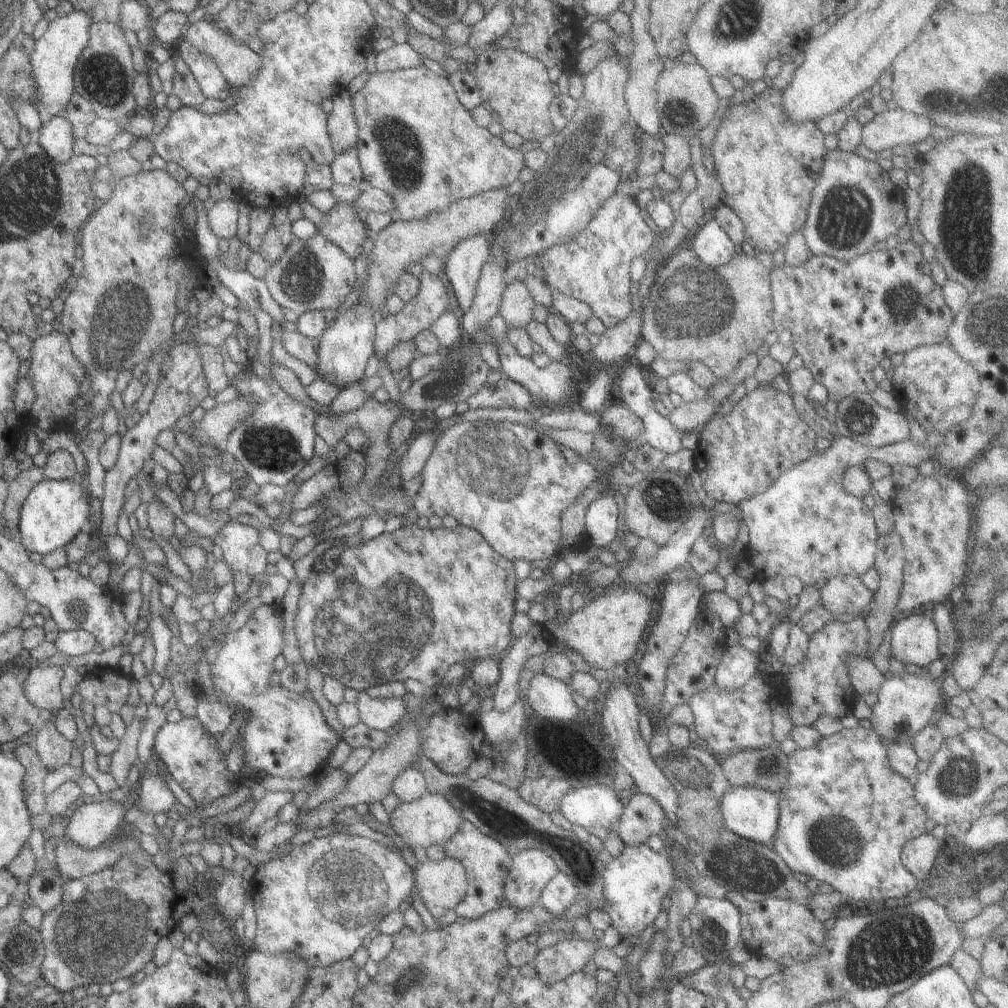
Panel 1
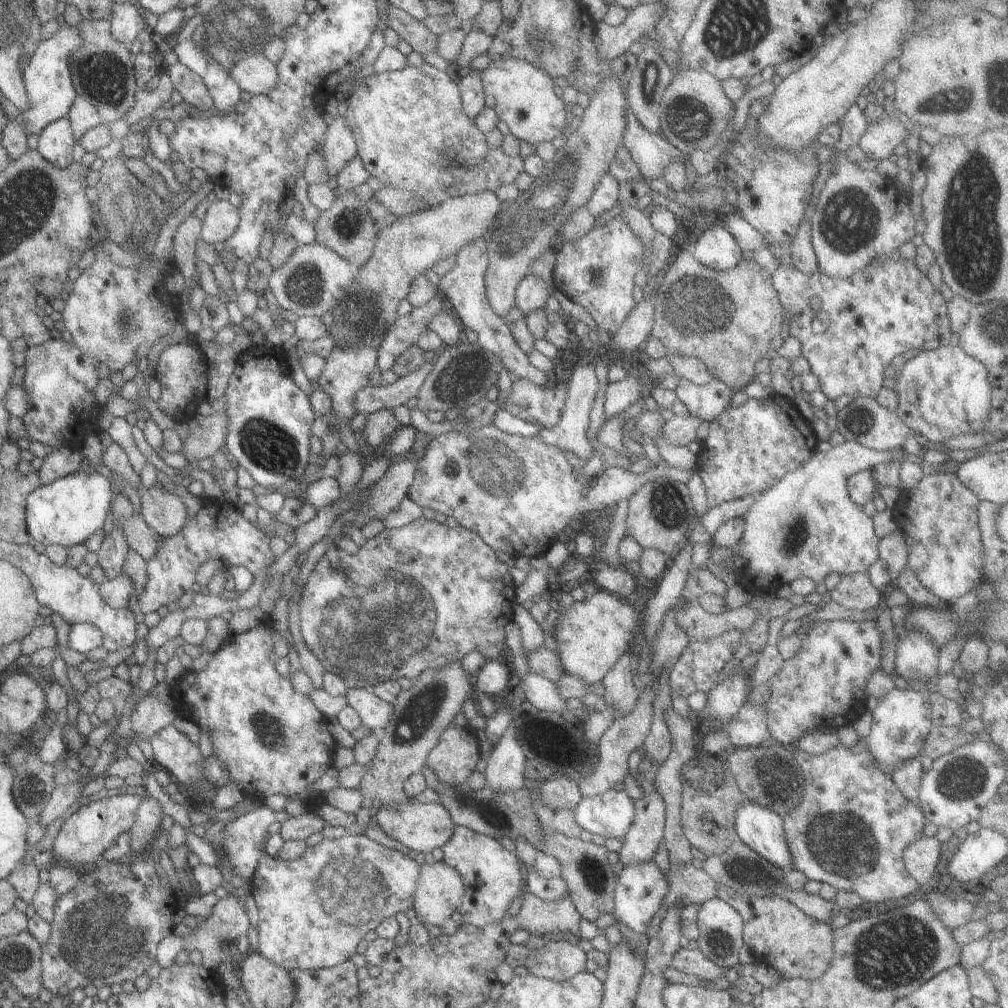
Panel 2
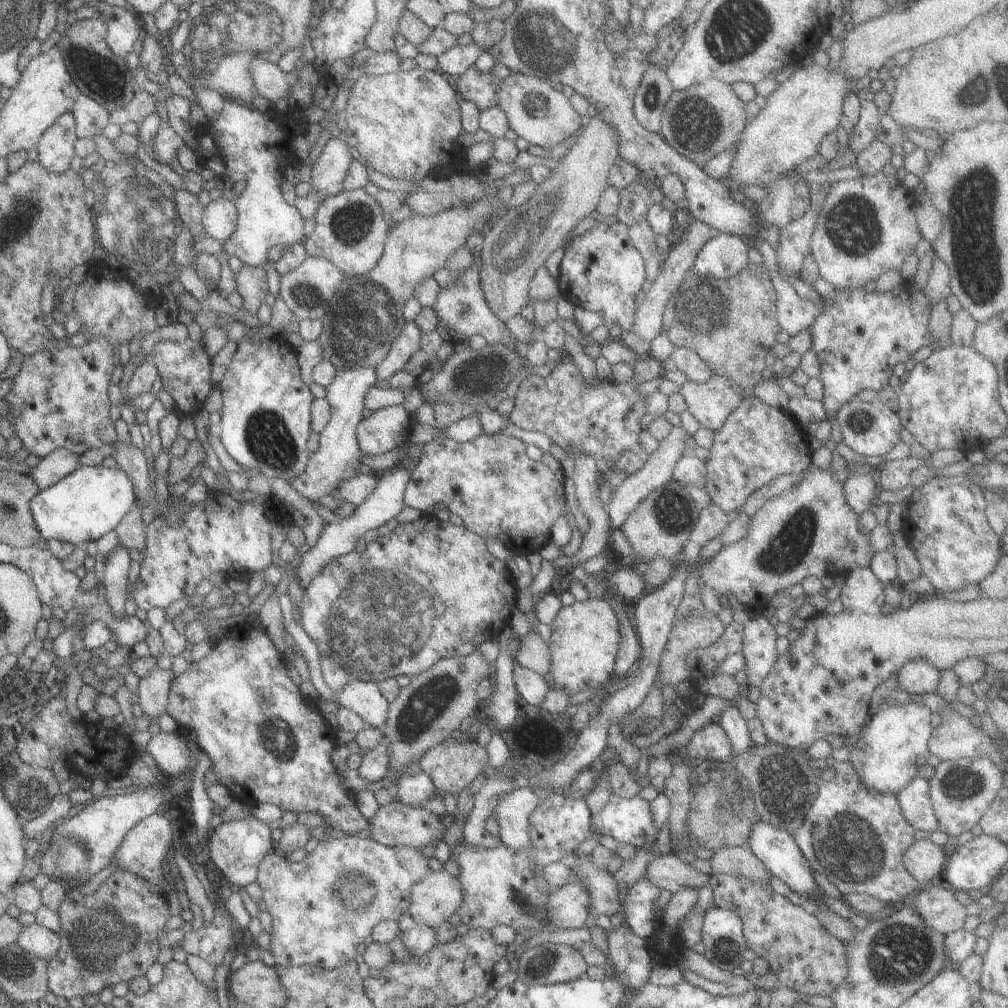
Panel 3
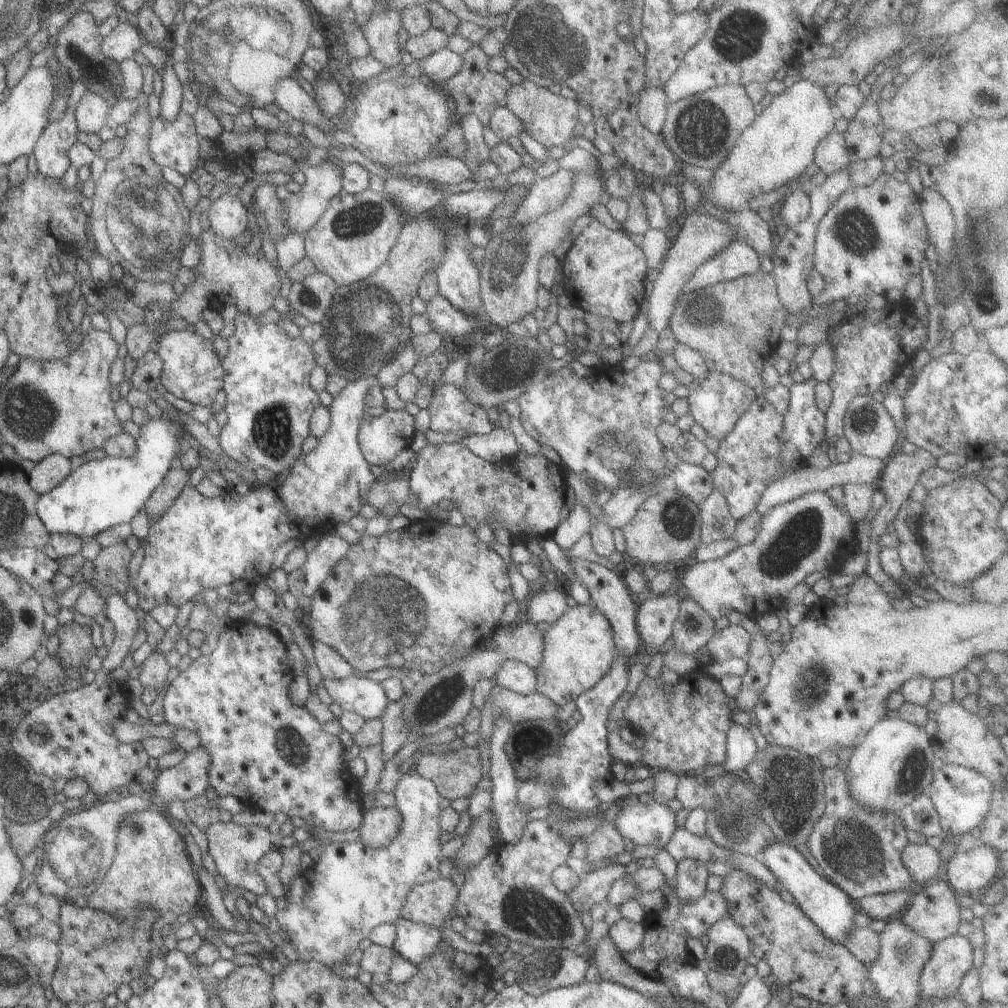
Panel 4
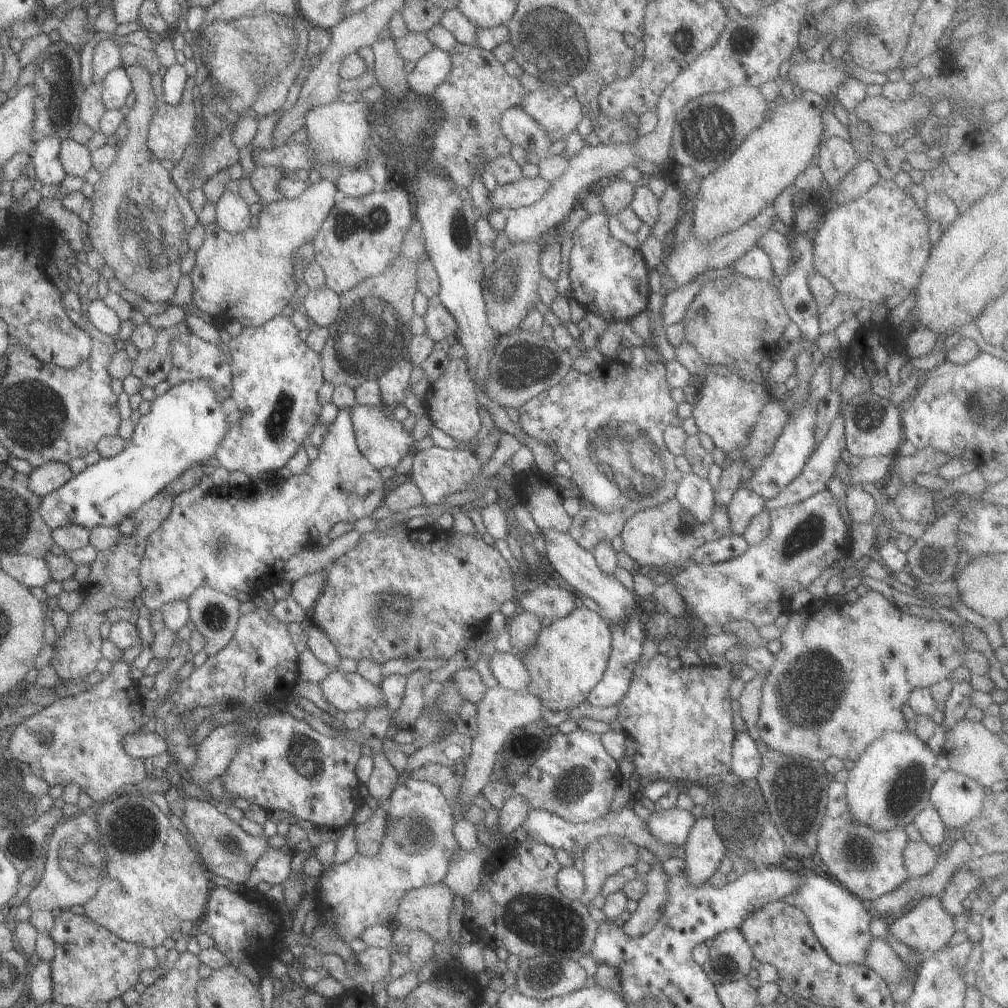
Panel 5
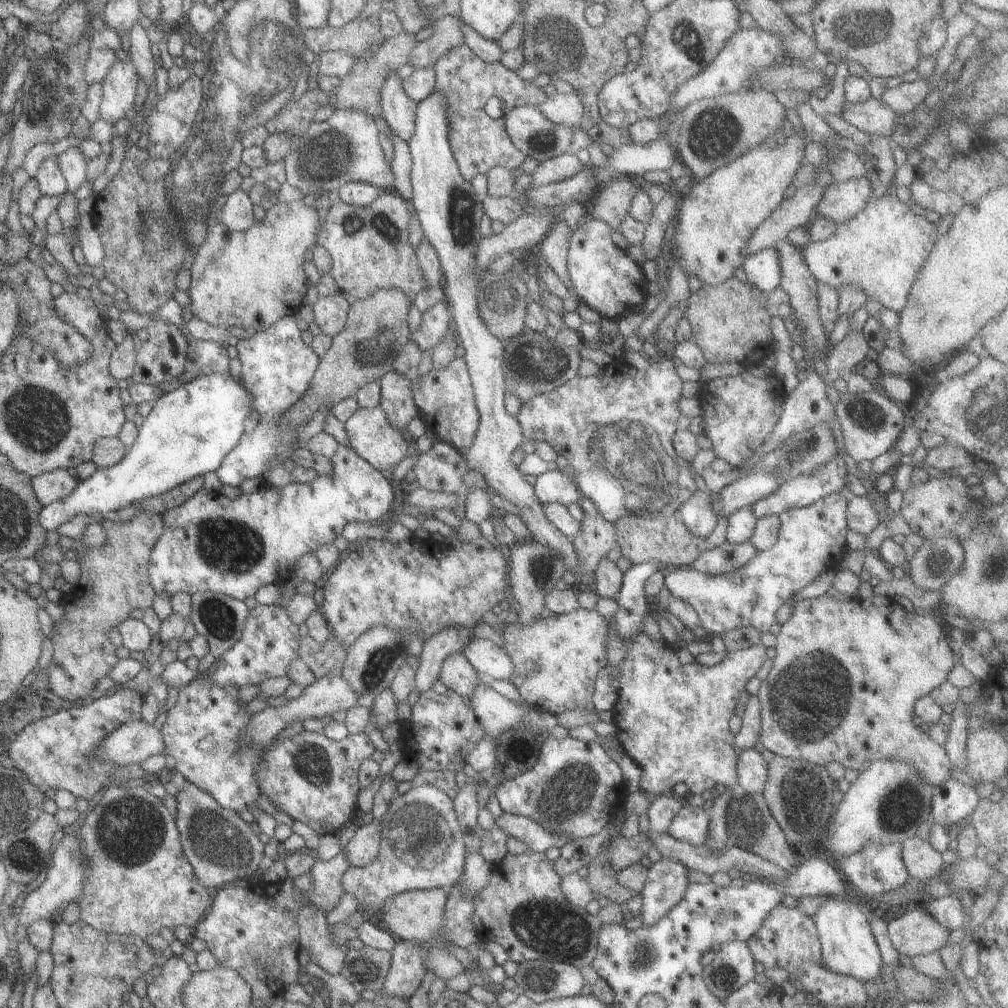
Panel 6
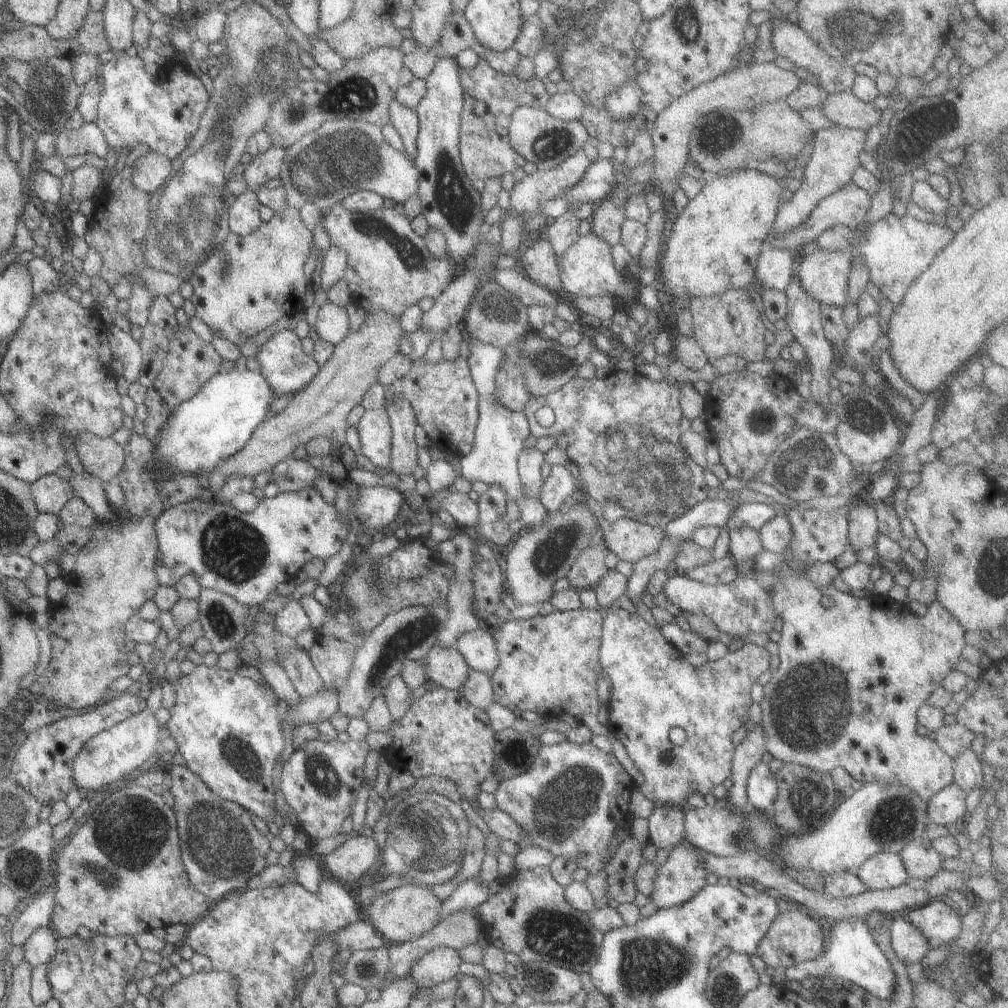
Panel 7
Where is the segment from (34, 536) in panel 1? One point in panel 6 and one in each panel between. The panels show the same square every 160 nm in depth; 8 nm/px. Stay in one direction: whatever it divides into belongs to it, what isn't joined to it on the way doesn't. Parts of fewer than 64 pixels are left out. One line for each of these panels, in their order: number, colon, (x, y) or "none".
2: (68, 510)
3: (90, 501)
4: (102, 492)
5: (183, 426)
6: (189, 430)

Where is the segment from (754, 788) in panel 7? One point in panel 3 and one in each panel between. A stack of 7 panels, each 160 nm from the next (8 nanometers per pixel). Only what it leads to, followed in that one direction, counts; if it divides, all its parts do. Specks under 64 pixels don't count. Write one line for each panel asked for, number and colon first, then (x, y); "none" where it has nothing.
3: (730, 721)
4: (740, 749)
5: (745, 761)
6: (751, 773)

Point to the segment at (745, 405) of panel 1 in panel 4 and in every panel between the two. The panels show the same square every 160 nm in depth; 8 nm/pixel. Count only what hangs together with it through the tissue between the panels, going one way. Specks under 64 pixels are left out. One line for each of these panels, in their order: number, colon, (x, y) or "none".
2: (747, 448)
3: (756, 443)
4: (747, 458)

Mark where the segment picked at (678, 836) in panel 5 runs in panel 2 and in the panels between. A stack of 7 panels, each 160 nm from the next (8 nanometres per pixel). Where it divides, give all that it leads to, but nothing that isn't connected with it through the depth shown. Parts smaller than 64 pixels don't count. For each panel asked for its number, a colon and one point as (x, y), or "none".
2: (609, 814)
3: (628, 821)
4: (652, 824)

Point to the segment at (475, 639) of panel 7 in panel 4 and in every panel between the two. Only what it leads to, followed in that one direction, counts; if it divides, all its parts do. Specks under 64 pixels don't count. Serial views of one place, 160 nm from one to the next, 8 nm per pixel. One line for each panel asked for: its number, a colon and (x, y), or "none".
4: (512, 675)
5: (507, 668)
6: (488, 659)

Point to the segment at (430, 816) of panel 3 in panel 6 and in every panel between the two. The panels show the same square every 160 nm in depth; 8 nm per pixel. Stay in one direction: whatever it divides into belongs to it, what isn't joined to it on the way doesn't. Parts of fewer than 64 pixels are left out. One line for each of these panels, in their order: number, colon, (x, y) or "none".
4: (378, 826)
5: (368, 835)
6: (362, 847)

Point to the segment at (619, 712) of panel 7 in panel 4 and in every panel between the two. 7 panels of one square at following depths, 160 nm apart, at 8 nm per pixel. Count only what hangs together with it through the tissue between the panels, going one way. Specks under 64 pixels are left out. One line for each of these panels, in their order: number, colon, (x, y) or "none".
4: (683, 725)
5: (680, 720)
6: (671, 719)

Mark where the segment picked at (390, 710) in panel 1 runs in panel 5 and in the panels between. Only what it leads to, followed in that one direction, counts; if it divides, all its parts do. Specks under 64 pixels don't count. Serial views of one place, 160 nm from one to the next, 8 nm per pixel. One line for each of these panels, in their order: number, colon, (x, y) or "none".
2: (374, 713)
3: (362, 697)
4: (365, 697)
5: (345, 691)

